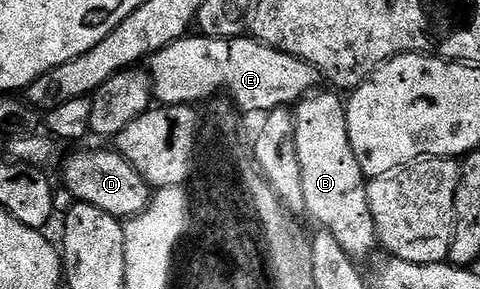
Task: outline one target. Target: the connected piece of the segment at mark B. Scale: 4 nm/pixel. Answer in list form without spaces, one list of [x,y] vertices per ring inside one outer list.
[[[327,91],[305,95],[294,108],[304,212],[312,215],[323,231],[334,234],[344,252],[359,258],[378,248],[374,218],[368,205],[368,185],[350,146],[345,101],[339,100],[335,91]]]

